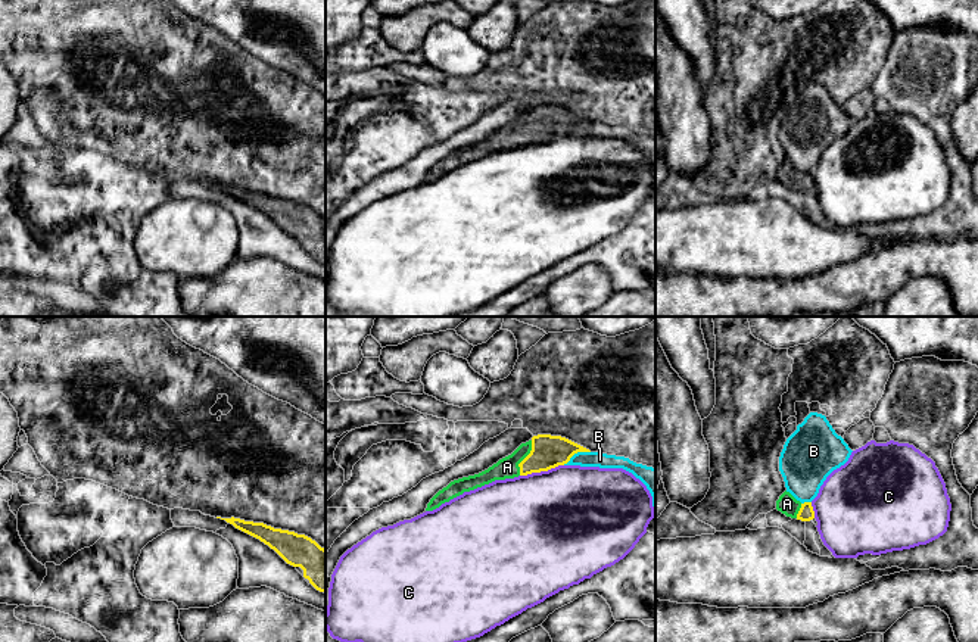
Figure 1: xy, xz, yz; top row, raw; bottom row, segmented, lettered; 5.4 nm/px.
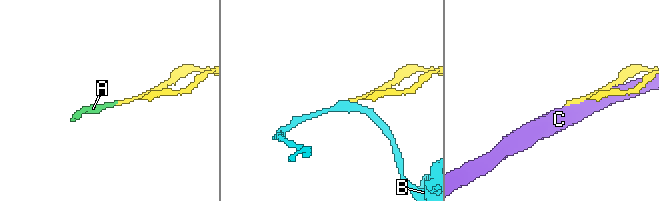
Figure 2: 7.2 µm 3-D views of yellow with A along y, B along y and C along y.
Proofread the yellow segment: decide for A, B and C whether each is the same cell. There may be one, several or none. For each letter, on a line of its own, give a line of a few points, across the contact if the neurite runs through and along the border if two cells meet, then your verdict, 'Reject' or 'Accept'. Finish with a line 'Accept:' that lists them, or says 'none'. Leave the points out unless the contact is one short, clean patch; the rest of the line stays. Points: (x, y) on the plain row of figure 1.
A: Line: xz (548, 121), (525, 128), (507, 137). Accept
B: Line: xz (589, 121), (578, 121), (563, 134). Reject
C: Reject
Accept: A

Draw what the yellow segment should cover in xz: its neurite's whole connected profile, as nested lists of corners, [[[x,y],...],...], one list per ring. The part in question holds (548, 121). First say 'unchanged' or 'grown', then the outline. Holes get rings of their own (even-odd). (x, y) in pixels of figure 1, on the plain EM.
grown | [[[533,106],[488,140],[451,152],[430,169],[426,181],[433,181],[464,162],[474,160],[495,150],[514,149],[564,135],[577,122],[591,121],[561,106]]]

